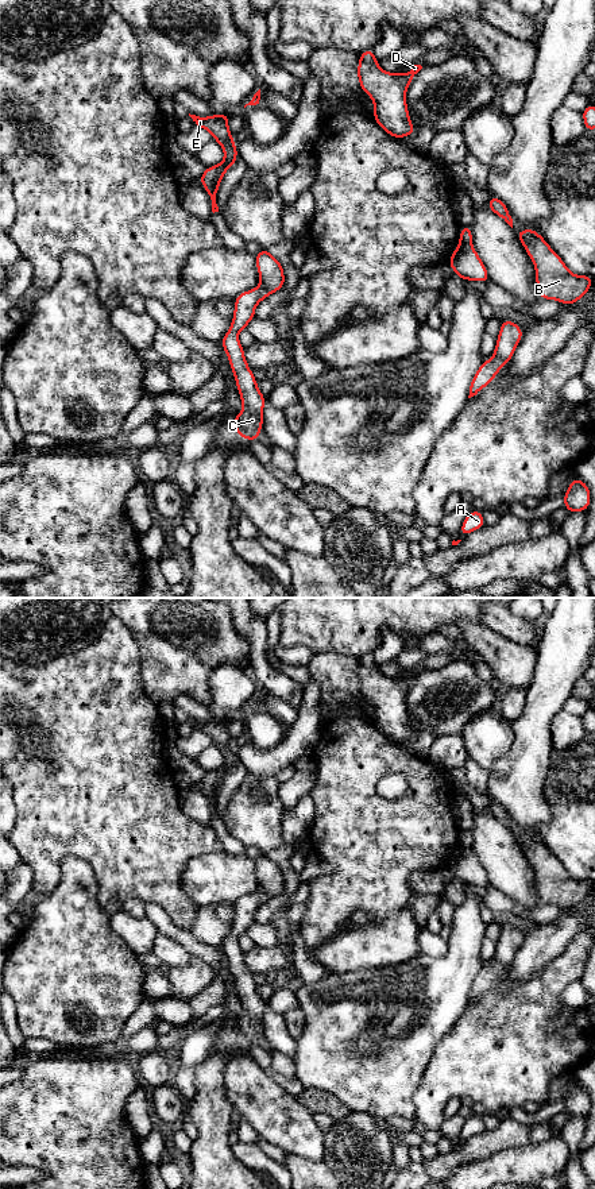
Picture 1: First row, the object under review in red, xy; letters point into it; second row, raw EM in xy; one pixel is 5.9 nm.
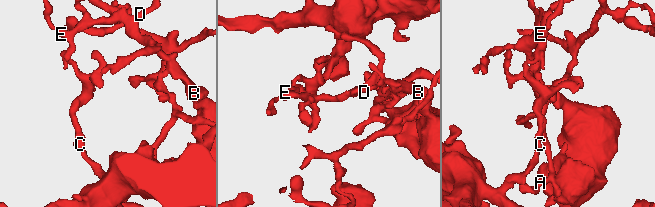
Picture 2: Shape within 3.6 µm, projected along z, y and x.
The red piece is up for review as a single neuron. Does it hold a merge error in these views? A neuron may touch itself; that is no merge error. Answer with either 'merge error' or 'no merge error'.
merge error

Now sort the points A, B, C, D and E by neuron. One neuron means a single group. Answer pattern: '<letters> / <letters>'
A B D E / C

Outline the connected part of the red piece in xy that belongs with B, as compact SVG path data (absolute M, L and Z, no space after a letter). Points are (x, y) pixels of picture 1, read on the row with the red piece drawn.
M532 228L515 231L536 269L536 285L541 300L572 305L584 297L594 277L575 275L545 239Z

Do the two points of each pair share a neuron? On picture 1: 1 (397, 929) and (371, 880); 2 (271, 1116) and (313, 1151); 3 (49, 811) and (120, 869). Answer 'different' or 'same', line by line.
1: different
2: same
3: same

